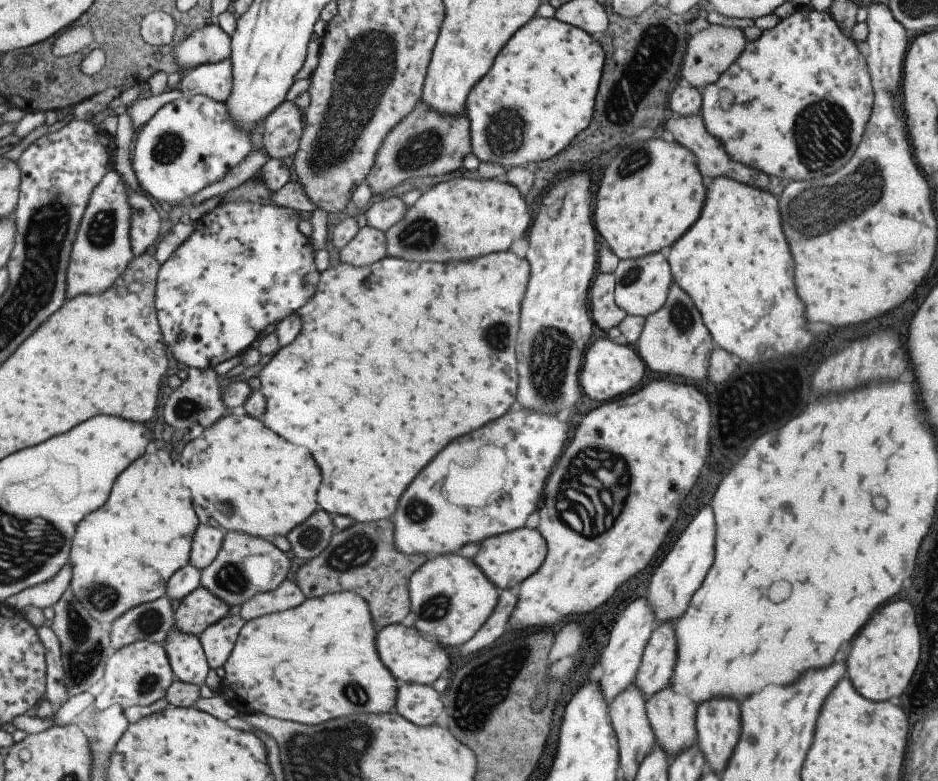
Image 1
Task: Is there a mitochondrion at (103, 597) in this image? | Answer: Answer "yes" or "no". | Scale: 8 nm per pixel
yes

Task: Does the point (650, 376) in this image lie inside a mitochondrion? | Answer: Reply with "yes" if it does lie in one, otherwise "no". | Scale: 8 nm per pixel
no

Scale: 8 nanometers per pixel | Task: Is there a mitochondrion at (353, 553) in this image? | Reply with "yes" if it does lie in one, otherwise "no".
yes

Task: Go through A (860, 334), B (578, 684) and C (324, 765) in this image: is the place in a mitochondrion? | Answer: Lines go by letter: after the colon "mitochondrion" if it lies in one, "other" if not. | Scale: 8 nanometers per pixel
A: other
B: other
C: mitochondrion

